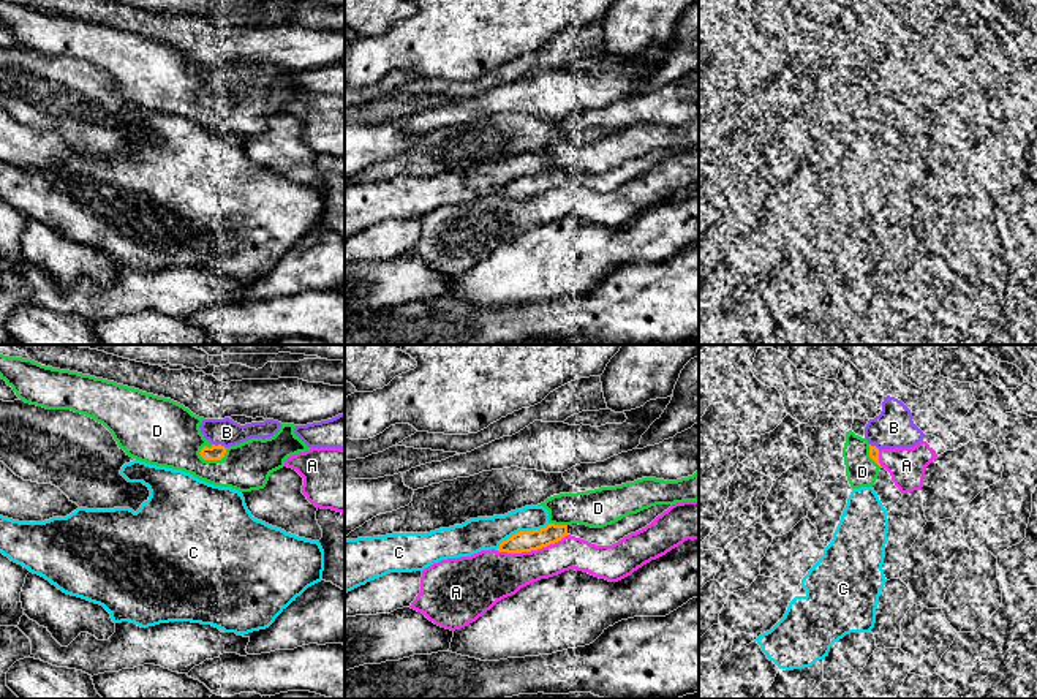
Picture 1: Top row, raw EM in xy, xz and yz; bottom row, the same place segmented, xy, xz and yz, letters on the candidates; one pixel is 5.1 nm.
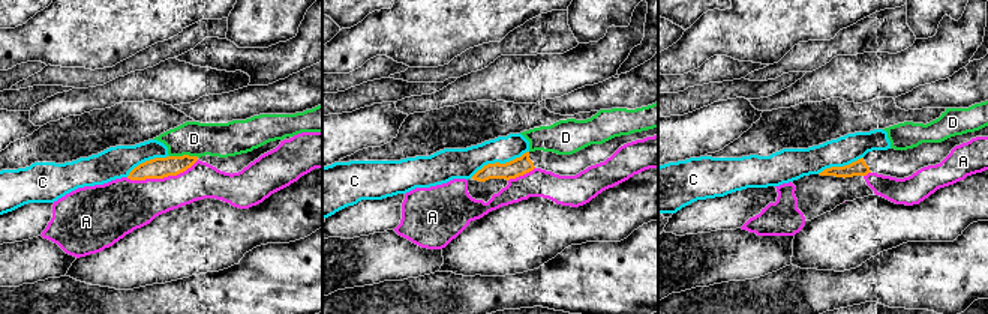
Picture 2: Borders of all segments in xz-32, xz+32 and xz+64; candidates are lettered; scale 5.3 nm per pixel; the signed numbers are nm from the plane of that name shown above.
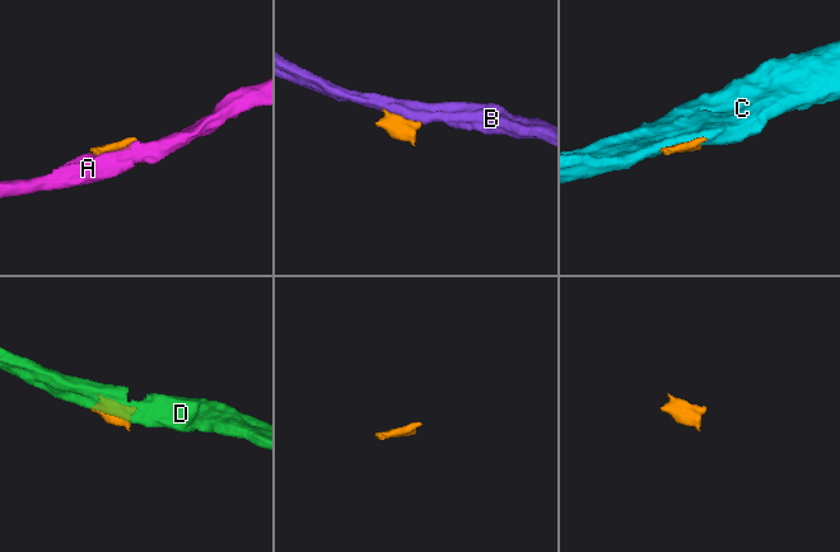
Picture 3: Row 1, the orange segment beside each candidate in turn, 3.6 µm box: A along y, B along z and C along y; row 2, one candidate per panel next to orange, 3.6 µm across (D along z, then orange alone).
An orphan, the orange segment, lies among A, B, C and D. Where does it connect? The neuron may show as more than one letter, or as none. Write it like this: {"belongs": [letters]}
{"belongs": []}

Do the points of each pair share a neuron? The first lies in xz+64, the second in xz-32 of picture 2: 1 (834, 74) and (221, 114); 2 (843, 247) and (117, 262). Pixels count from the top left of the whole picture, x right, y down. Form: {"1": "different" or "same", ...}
{"1": "different", "2": "same"}

